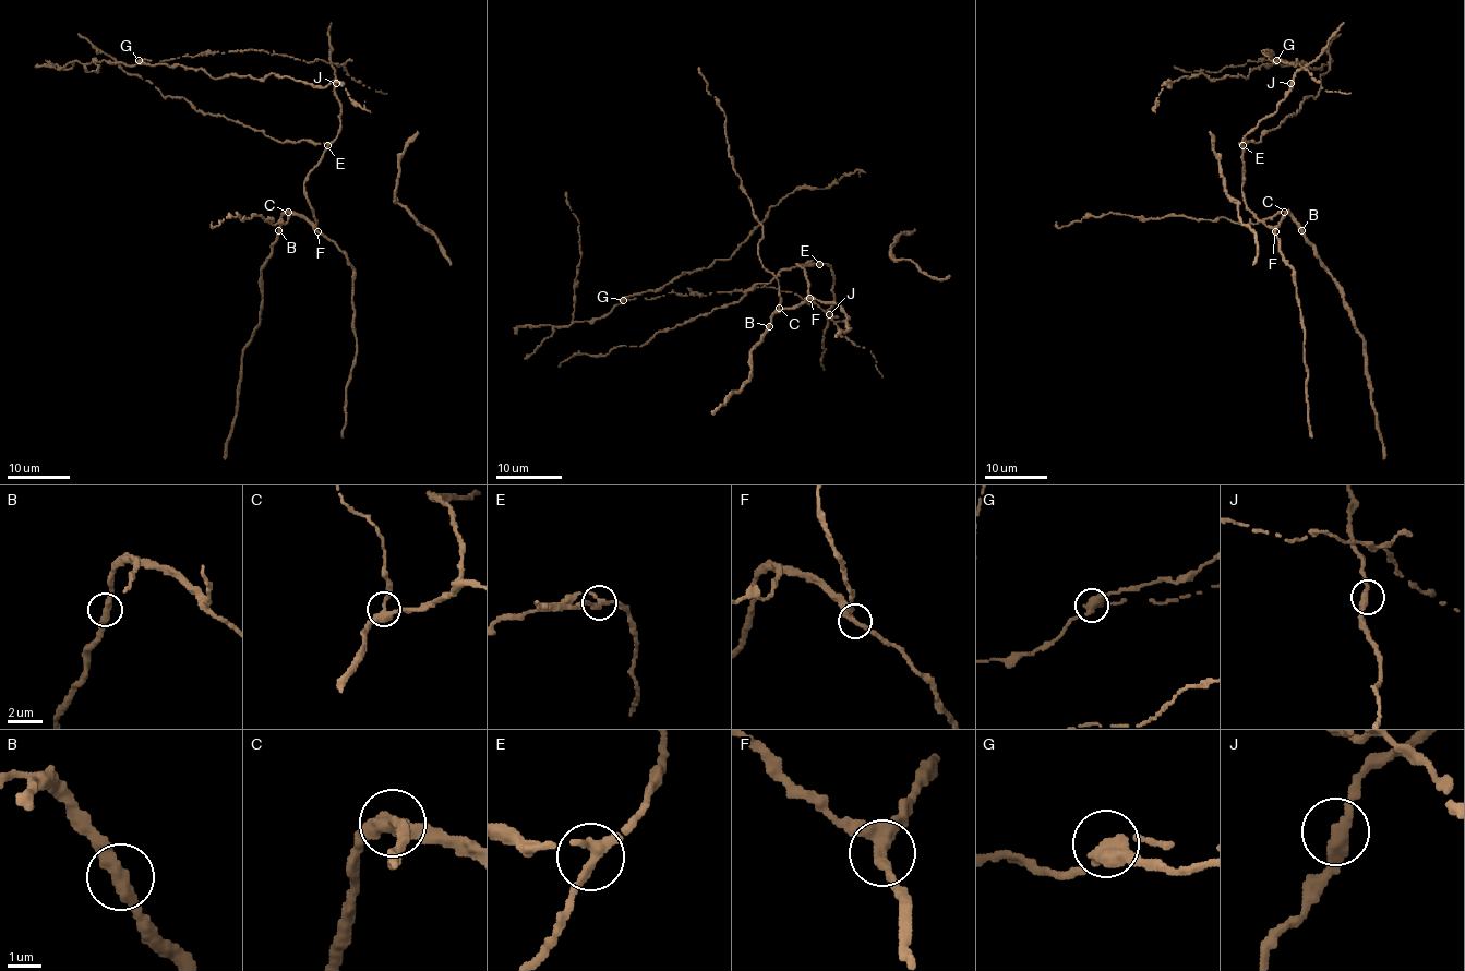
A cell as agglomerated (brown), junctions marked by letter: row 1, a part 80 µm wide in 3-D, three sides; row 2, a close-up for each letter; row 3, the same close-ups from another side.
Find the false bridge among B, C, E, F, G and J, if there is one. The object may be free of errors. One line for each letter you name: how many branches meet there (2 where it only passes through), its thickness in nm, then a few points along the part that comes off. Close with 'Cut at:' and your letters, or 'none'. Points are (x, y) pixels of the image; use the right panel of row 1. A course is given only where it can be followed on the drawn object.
G: 3 branches meet; 360 nm thick; foreign part runs (1276, 60), (1269, 57), (1272, 51), (1264, 51), (1273, 62), (1300, 64), (1325, 91), (1349, 93)
Cut at: G

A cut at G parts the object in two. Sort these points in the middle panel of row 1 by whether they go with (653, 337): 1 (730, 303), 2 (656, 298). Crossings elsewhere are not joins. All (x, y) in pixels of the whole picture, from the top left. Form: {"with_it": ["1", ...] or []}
{"with_it": ["1"]}

